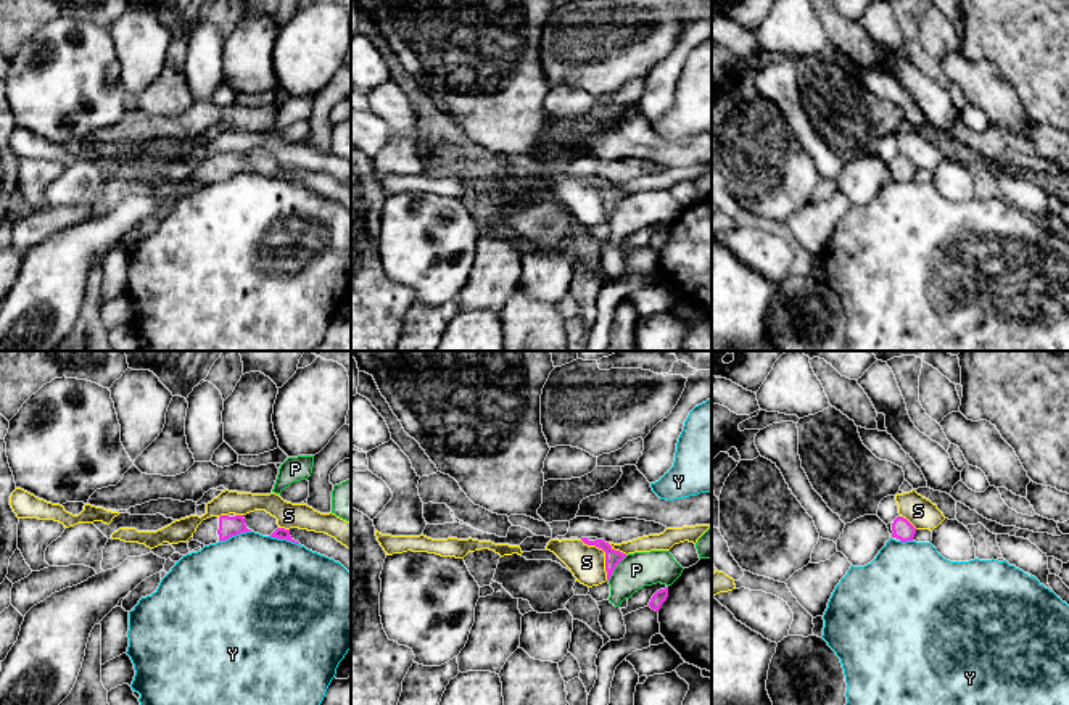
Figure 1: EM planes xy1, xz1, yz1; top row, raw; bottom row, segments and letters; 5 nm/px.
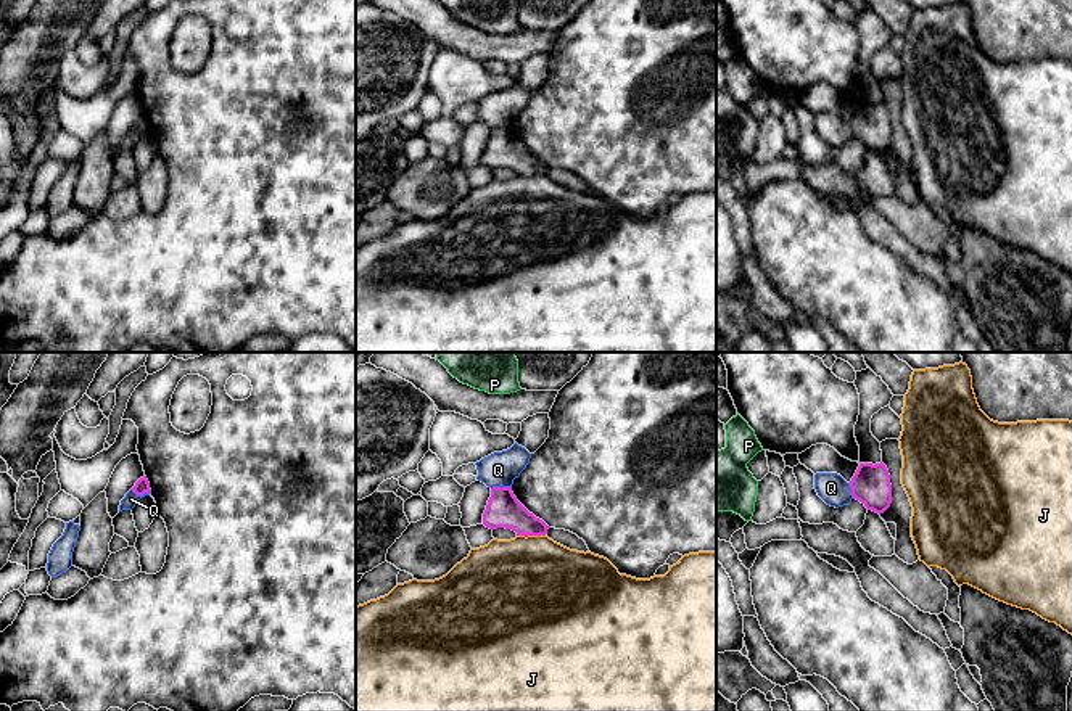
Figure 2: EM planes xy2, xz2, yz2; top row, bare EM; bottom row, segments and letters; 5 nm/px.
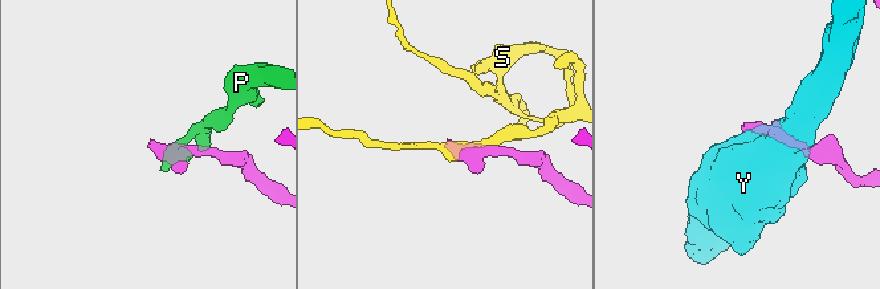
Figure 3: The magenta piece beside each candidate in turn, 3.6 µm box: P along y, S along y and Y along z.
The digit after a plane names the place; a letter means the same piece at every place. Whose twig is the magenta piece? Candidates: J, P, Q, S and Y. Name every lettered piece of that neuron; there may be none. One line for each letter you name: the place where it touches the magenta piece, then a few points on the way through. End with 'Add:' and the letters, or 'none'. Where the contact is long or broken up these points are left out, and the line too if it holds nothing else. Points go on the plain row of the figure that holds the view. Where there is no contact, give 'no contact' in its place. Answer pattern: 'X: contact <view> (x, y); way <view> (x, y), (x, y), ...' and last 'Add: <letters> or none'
Add: none

